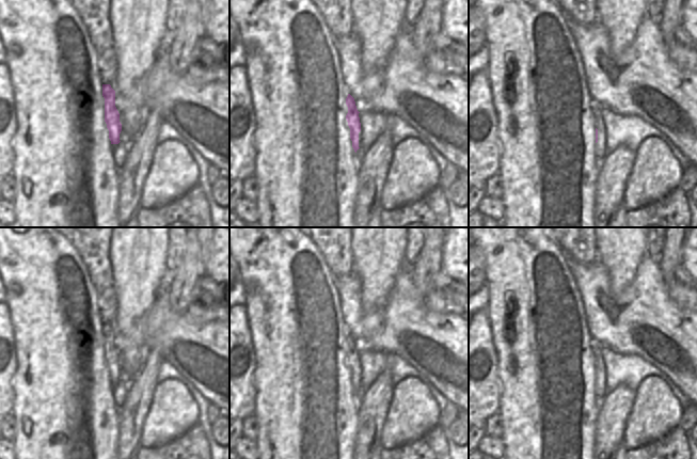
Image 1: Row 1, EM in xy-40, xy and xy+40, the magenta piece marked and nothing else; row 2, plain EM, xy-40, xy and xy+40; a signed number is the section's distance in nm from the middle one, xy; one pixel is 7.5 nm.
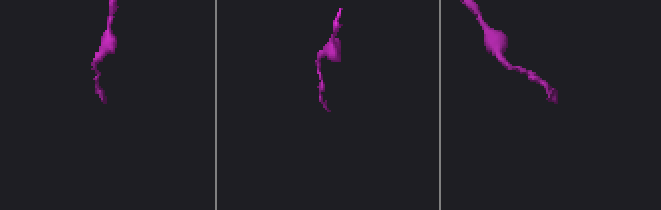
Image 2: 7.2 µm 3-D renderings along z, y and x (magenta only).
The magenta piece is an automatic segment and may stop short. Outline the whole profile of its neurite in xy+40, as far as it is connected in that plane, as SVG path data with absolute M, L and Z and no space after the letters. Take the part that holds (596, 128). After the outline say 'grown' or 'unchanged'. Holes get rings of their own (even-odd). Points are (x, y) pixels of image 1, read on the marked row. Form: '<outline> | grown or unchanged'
M591 98L591 107L596 117L596 156L601 161L608 153L606 152L606 128L600 115L600 107L597 101Z | grown

